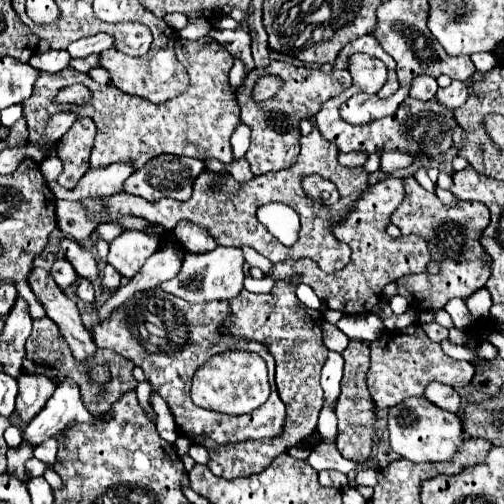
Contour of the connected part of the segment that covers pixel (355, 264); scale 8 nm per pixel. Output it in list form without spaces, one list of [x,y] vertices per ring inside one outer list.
[[[387,177],[385,181],[375,183],[375,187],[369,187],[361,195],[353,211],[347,215],[347,219],[333,229],[335,237],[347,241],[349,247],[353,249],[353,261],[345,269],[322,277],[322,270],[313,260],[311,263],[310,260],[281,261],[273,265],[271,277],[287,279],[293,283],[307,283],[329,309],[337,309],[347,315],[369,313],[377,305],[377,297],[381,297],[381,289],[387,283],[409,273],[421,273],[431,261],[429,247],[423,238],[411,234],[405,238],[394,239],[386,233],[389,217],[403,199],[407,199],[407,195],[403,191],[401,177]]]

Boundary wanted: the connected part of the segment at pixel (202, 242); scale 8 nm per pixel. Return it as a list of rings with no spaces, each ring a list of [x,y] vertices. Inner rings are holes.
[[[179,221],[173,233],[181,239],[183,247],[191,253],[206,253],[217,247],[215,237],[191,221]]]

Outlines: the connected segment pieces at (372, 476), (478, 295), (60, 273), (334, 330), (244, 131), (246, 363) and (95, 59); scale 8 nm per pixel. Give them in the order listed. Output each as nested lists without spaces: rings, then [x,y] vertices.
[[[365,467],[365,469],[359,469],[357,471],[357,477],[355,477],[357,485],[367,485],[367,487],[373,487],[377,483],[377,471],[371,469],[371,467]]]
[[[481,287],[479,291],[475,291],[469,299],[467,299],[467,307],[471,311],[473,317],[481,319],[481,317],[489,317],[489,309],[491,309],[493,301],[491,301],[491,295],[485,287]]]
[[[57,259],[51,267],[51,275],[55,279],[55,283],[61,287],[61,289],[67,289],[75,279],[77,279],[77,273],[73,269],[73,265],[67,261],[67,259]]]
[[[325,323],[325,345],[331,349],[331,351],[343,351],[349,343],[349,337],[337,327],[337,325],[331,325],[331,323]]]
[[[239,125],[235,129],[235,133],[231,135],[231,147],[233,147],[233,157],[243,157],[249,149],[249,127],[247,125]]]
[[[225,351],[213,355],[201,369],[195,371],[191,385],[191,399],[195,405],[229,415],[251,413],[267,401],[269,393],[271,389],[267,379],[267,365],[253,351]]]
[[[91,55],[91,57],[85,57],[85,59],[71,59],[71,67],[87,73],[89,69],[99,67],[99,55]]]

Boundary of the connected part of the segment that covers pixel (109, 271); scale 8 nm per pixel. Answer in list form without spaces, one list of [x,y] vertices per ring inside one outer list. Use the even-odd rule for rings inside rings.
[[[105,267],[105,271],[103,271],[103,289],[107,289],[107,287],[111,287],[111,289],[115,289],[117,285],[119,285],[119,281],[121,281],[121,277],[119,277],[119,273],[113,269],[113,267]]]

